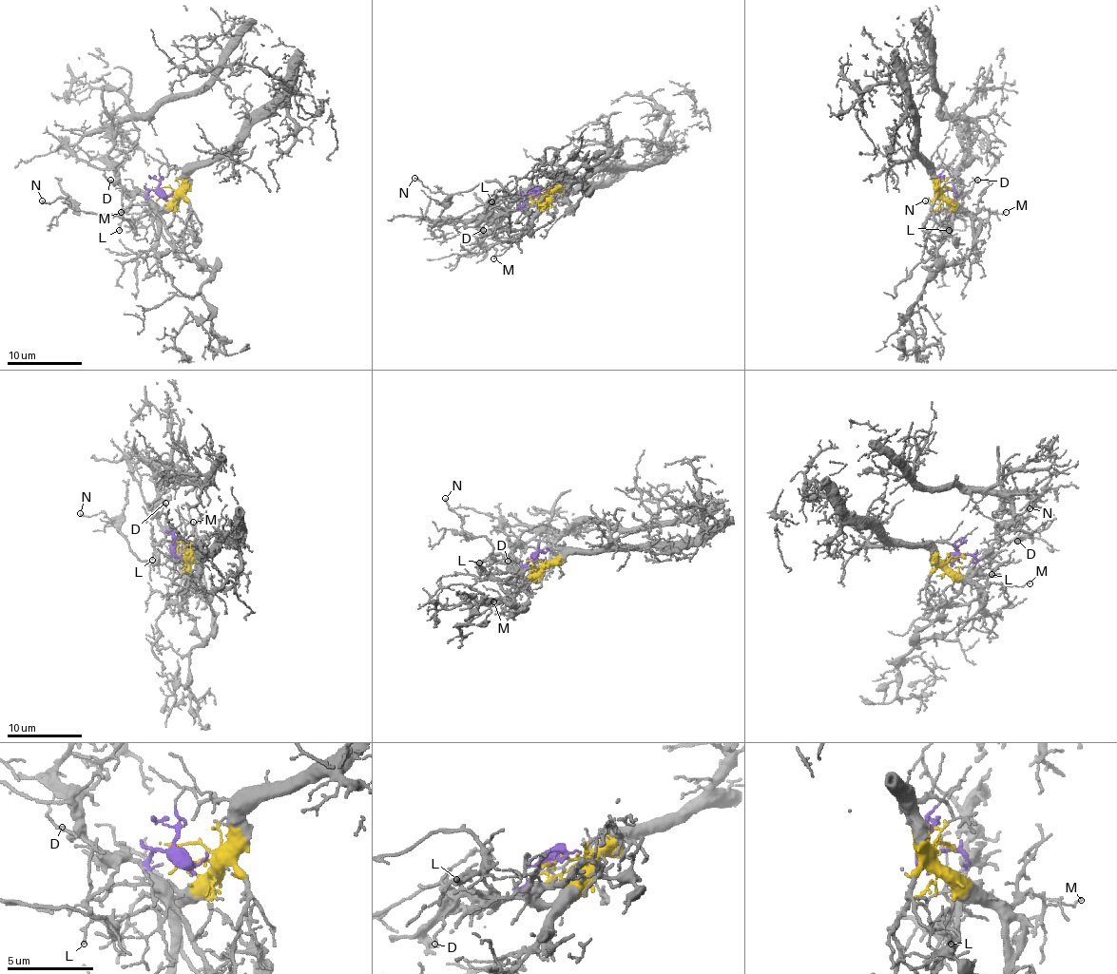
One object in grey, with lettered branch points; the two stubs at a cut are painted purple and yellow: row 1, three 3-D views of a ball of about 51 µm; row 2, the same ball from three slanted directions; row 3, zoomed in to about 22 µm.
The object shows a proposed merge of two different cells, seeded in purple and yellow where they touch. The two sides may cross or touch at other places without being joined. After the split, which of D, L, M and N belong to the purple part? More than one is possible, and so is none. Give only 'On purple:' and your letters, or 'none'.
On purple: D, L, N

